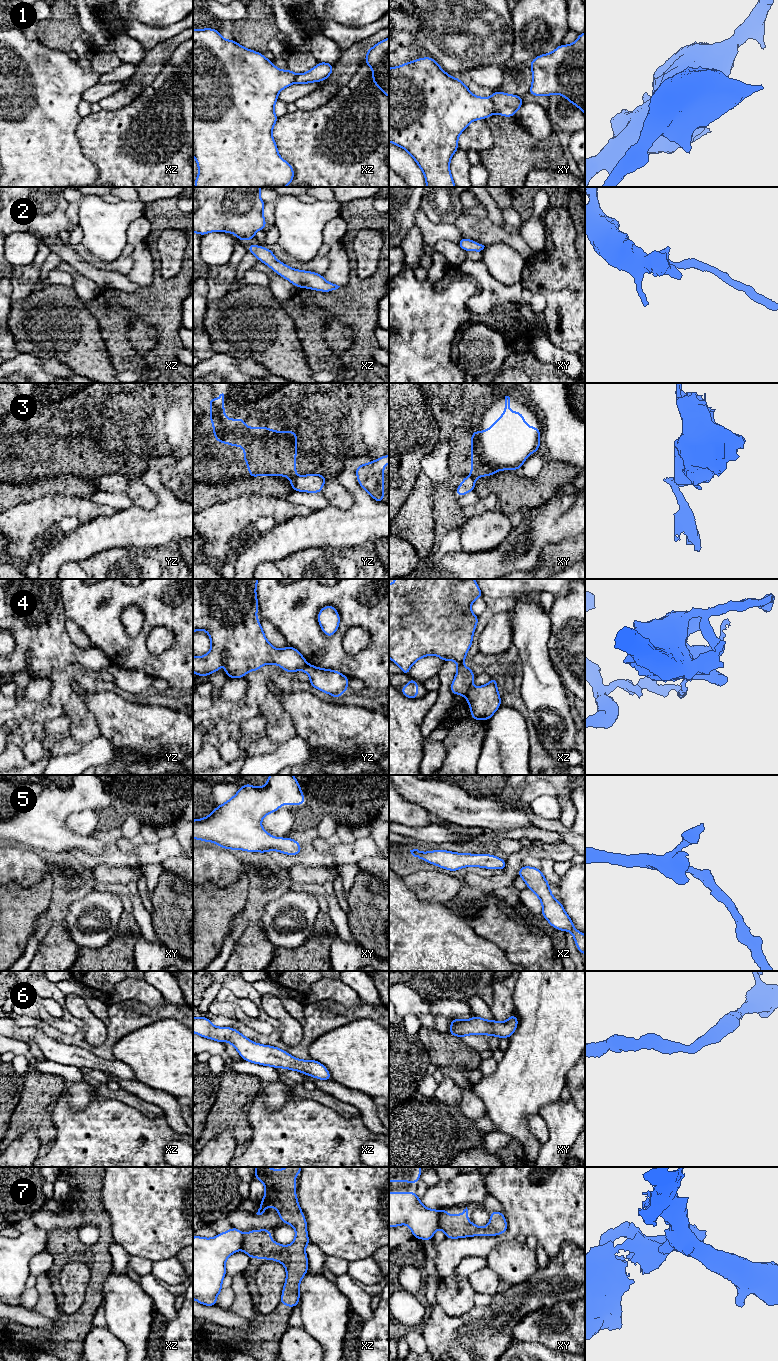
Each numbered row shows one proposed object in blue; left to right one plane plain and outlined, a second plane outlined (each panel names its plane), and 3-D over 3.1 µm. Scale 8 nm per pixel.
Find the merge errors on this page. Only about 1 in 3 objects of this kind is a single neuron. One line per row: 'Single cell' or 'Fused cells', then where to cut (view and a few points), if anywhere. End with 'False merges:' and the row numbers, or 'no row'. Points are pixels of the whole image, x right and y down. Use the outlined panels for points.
1: Fused cells. Split along xy (489, 98), (496, 112)
2: Single cell. No split
3: Fused cells. Split along yz (296, 476), (291, 479)
4: Fused cells. Split along xz (472, 688), (465, 696)
5: Single cell. No split
6: Single cell. No split
7: Fused cells. Split along xy (440, 1211), (438, 1227)
False merges: 1, 3, 4, 7

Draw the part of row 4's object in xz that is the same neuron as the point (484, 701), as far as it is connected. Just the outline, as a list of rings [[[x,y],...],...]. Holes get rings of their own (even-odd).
[[[491,677],[488,684],[472,688],[466,695],[471,717],[474,720],[489,720],[501,706],[501,697],[497,690],[497,679]]]

